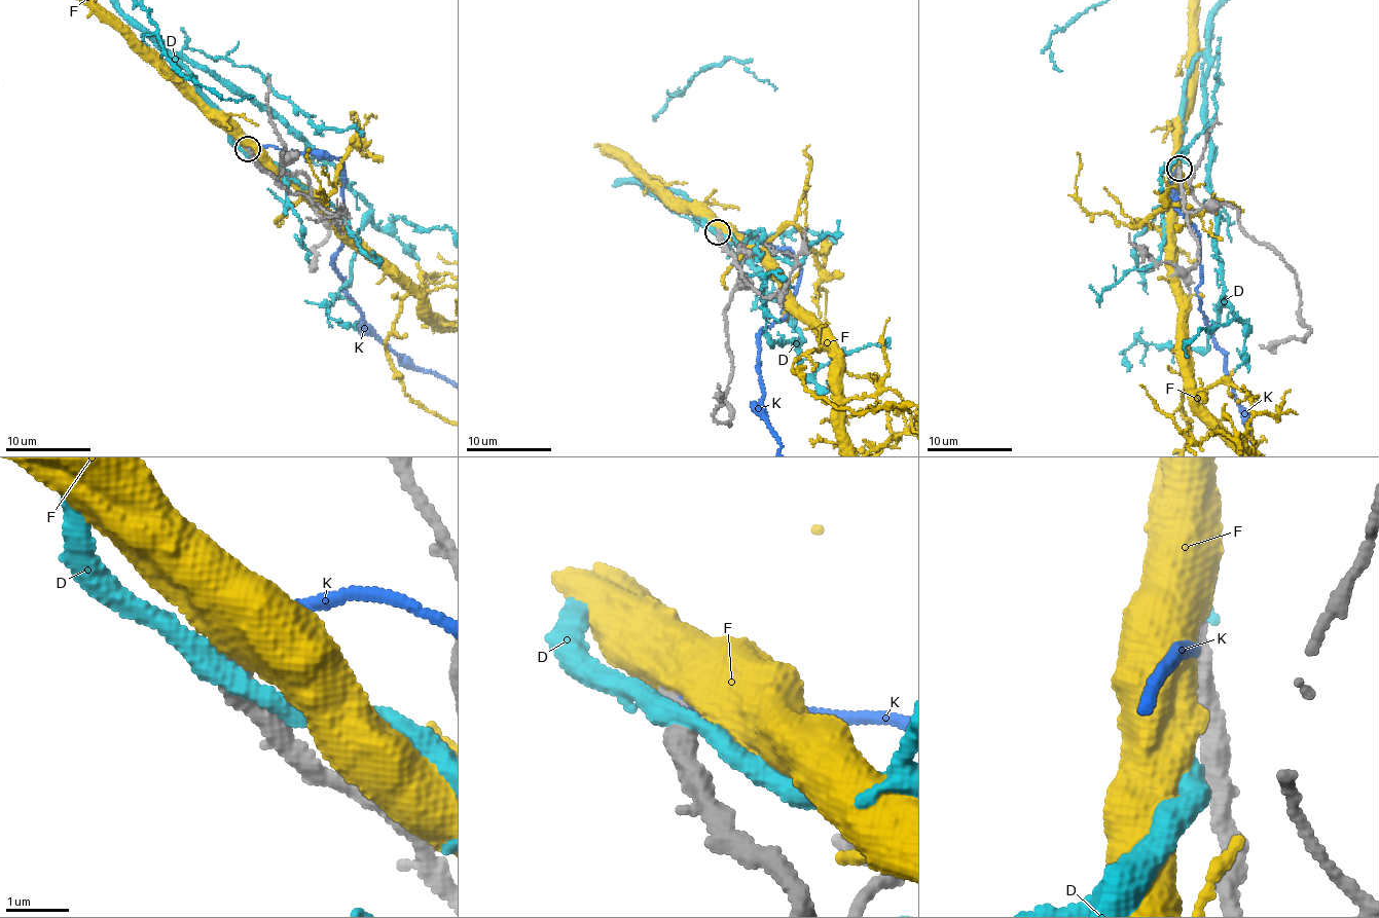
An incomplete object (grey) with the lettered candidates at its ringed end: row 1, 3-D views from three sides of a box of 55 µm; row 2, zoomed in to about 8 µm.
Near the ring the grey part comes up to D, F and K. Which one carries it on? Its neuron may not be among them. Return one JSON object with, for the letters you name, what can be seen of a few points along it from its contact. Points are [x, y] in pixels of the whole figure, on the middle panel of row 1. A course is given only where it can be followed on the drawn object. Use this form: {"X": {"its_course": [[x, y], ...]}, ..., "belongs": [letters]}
{"belongs": []}

